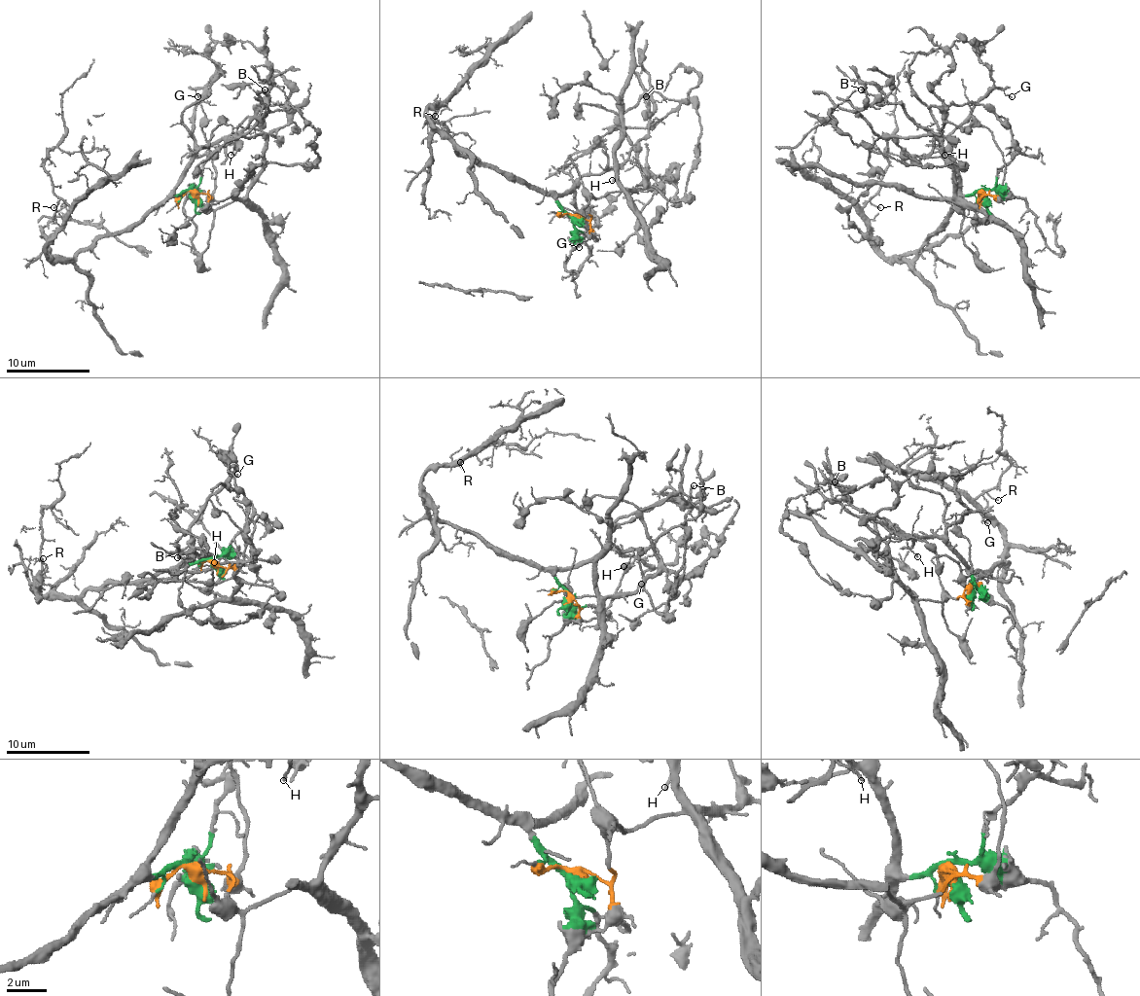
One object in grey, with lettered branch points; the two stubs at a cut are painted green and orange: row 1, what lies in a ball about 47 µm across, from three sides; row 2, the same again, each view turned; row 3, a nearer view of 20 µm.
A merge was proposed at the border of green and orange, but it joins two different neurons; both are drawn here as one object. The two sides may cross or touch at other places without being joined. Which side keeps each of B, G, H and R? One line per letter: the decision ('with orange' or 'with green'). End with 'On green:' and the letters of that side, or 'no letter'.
B: with green
G: with green
H: with green
R: with green
On green: B, G, H, R

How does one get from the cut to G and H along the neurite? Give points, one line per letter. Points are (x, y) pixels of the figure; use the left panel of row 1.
G: (191, 196), (189, 191), (174, 193), (193, 151), (193, 109), (201, 101), (203, 90), (197, 88), (197, 97)
H: (191, 196), (189, 191), (174, 193), (179, 176), (189, 160), (201, 147), (231, 140), (234, 145), (231, 155)

